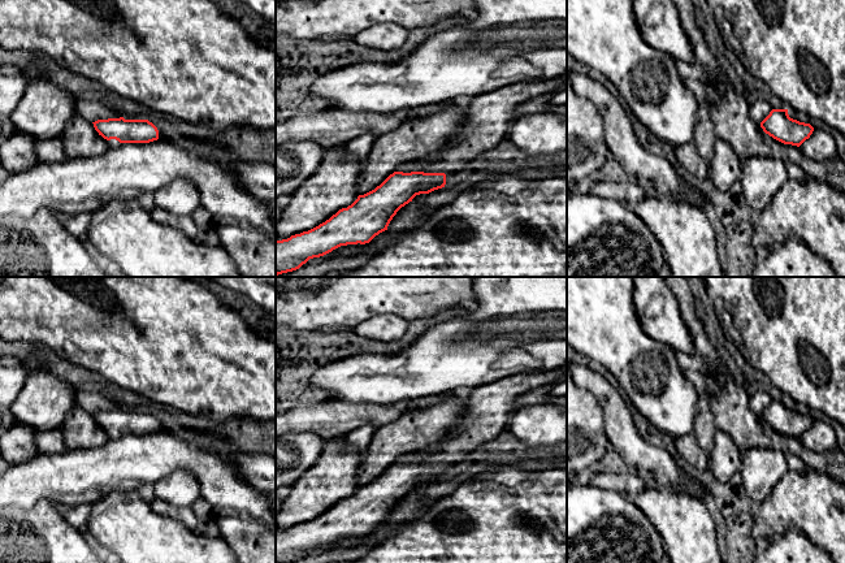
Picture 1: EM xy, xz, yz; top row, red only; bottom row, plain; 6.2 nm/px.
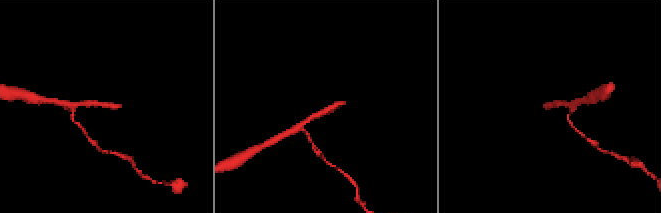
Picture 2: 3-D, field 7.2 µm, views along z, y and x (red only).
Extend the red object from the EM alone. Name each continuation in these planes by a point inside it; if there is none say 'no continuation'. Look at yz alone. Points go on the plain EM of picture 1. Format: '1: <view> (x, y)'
no continuation

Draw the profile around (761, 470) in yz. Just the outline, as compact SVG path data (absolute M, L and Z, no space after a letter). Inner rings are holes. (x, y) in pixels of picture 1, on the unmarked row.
M753 447L741 452L741 480L750 502L760 503L788 472L786 454Z

